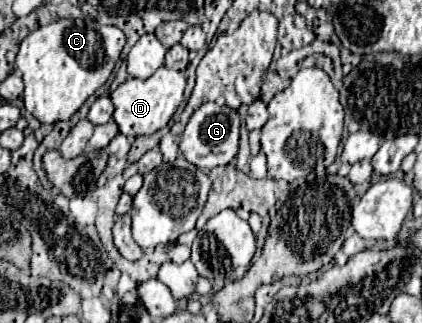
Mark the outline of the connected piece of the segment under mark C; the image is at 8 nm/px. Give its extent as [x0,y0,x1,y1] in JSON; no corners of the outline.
[16,19,126,123]

